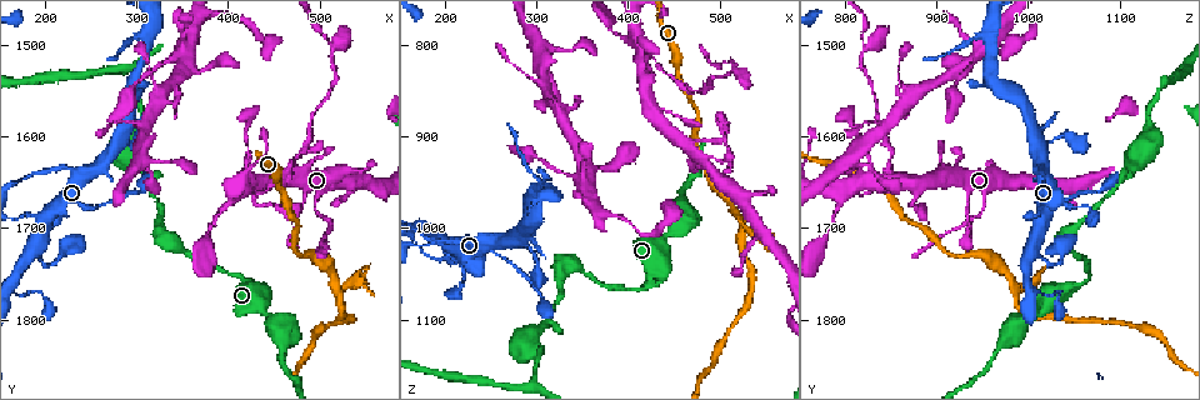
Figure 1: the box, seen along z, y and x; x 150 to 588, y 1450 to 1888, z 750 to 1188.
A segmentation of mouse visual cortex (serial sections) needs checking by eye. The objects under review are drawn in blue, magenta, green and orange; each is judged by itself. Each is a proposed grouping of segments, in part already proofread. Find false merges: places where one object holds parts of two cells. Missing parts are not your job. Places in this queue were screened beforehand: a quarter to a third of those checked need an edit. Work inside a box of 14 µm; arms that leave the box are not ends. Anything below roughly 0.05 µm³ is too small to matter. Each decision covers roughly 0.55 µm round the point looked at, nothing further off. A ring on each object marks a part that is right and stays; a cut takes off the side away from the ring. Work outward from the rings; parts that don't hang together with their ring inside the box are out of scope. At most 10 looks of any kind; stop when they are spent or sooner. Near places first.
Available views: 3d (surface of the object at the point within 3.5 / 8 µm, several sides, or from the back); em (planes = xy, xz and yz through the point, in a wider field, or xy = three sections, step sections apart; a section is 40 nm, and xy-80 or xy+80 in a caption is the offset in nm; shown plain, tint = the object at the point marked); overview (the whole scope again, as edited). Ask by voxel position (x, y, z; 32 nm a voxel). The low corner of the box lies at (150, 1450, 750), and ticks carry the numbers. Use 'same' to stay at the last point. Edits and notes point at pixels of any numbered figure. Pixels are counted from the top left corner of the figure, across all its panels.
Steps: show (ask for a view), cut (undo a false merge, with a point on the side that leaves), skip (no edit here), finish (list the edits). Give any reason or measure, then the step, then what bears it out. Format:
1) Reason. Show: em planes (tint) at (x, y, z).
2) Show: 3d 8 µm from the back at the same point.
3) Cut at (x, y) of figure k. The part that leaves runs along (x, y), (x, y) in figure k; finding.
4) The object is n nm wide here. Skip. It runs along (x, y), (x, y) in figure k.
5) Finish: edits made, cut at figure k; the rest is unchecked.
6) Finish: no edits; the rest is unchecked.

Show: 3d 3.5 µm at (315, 1500, 960).

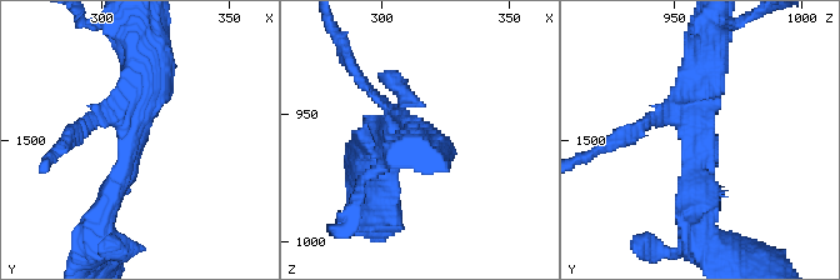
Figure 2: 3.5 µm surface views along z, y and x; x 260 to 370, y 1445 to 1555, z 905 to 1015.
3 arms meet here; the arms are 100, 300, 500 nm wide. Cut at (358, 74) of figure 2. The part that leaves runs along (390, 106), (360, 80), (336, 33) in figure 2; two cells meet here.

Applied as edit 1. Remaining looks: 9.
Sudden change in width. Show: em planes (tint) at (460, 1825, 970).

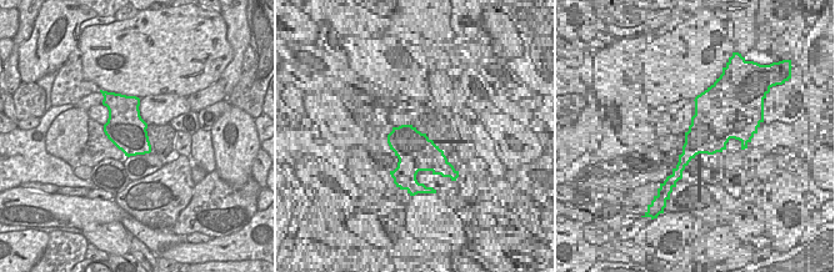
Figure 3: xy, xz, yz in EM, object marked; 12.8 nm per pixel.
Show: 3d 3.5 µm at the same point.

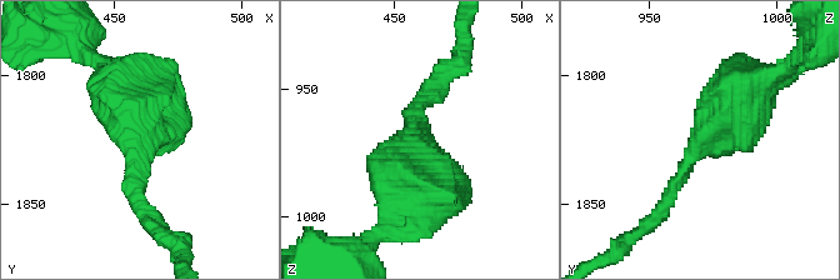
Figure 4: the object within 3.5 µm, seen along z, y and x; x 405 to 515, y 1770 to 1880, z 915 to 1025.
Skip. It runs along (759, 84), (691, 156), (660, 214) in figure 4; continuous, no second cell.

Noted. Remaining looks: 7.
Abrupt turn. Show: 3d 3.5 µm at (525, 1765, 985).

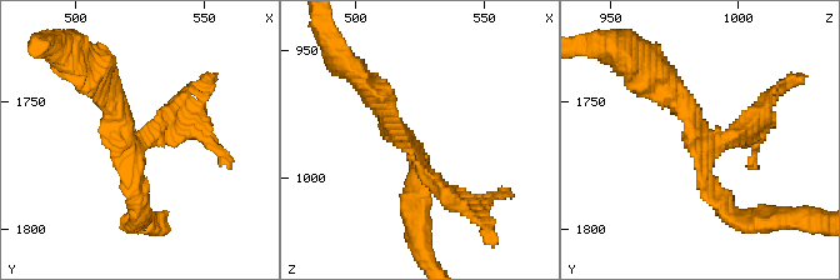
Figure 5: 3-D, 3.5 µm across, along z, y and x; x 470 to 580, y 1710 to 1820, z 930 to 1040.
Cut at (184, 130) of figure 5. A second cell is stuck on.

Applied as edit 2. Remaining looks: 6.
Looks like a crossing. Show: 3d 3.5 µm at (420, 1655, 810).

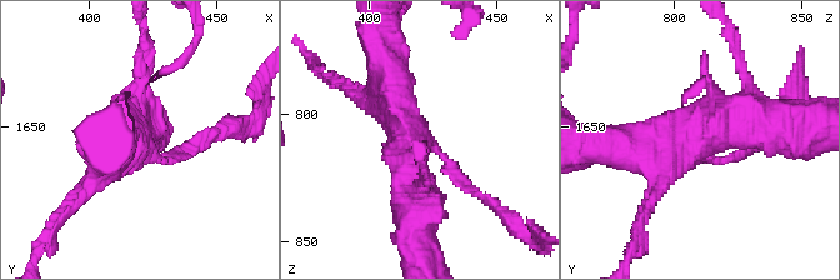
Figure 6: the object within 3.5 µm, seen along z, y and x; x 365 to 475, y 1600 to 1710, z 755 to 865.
Show: em xy step 5 (tint) at (419, 1656, 810).

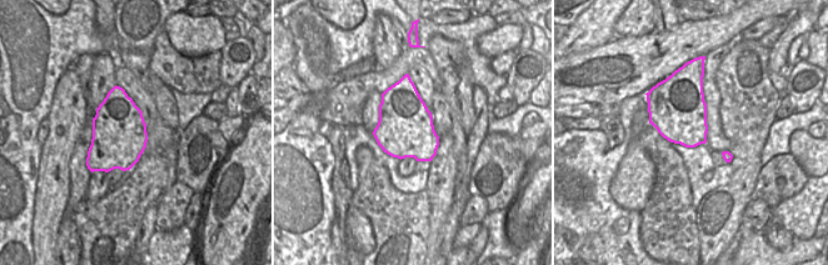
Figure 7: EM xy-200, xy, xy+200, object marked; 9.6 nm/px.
Cut it another way. Show: em xy step 3 (tint) at the same point.

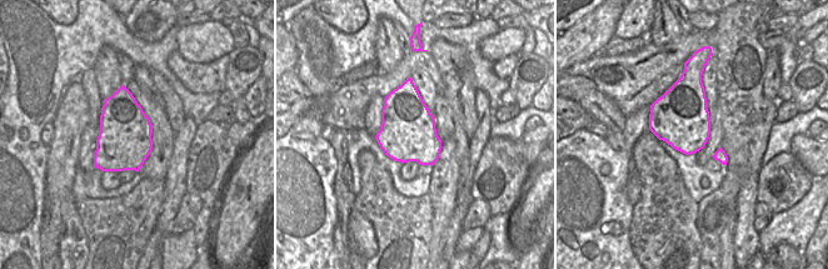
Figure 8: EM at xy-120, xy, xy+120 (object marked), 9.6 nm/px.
Cut at (189, 144) of figure 6. The part that leaves runs along (164, 161), (249, 124) in figure 6; two cells meet here.

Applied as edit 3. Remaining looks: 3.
Finish: edits made, cut at figure 2, cut at figure 5, cut at figure 6; the rest is unchecked.

